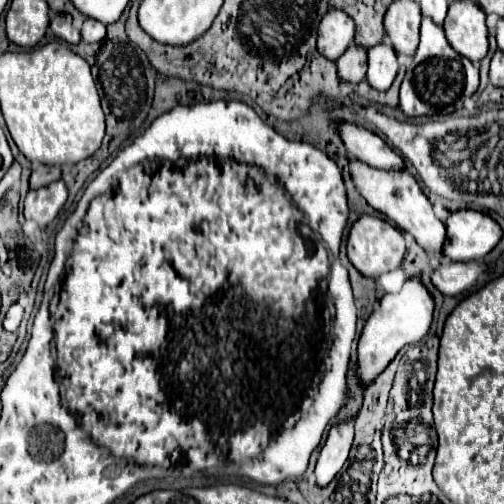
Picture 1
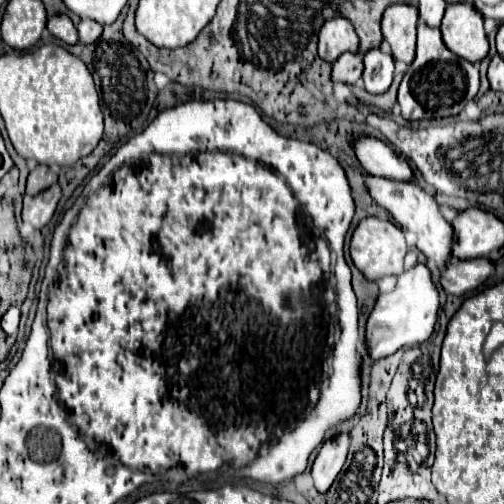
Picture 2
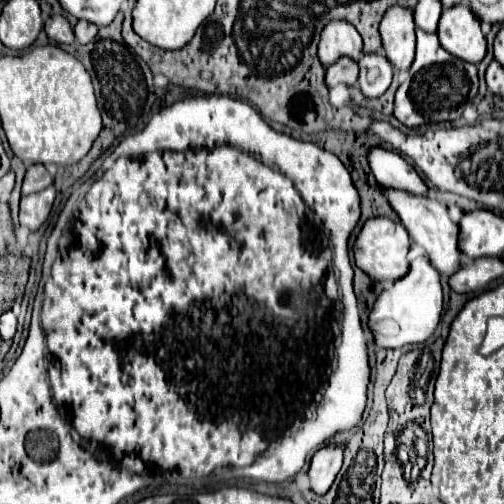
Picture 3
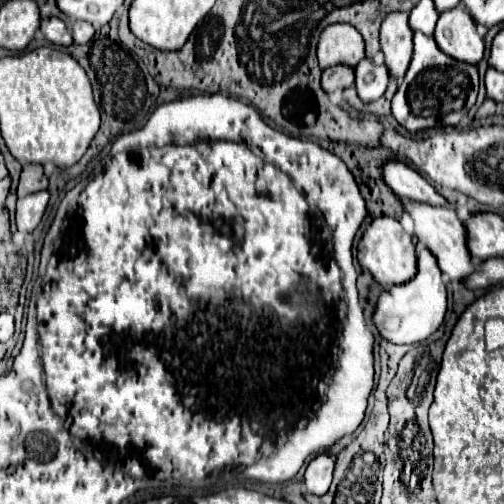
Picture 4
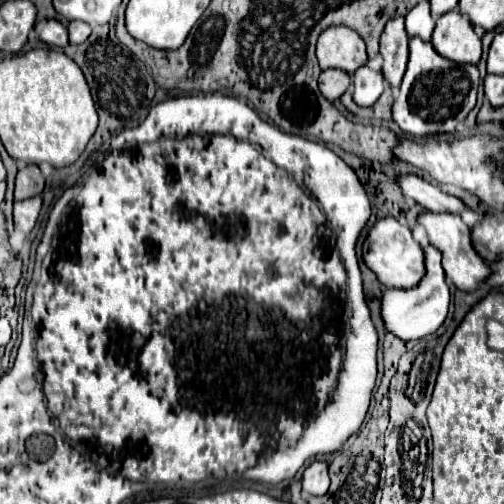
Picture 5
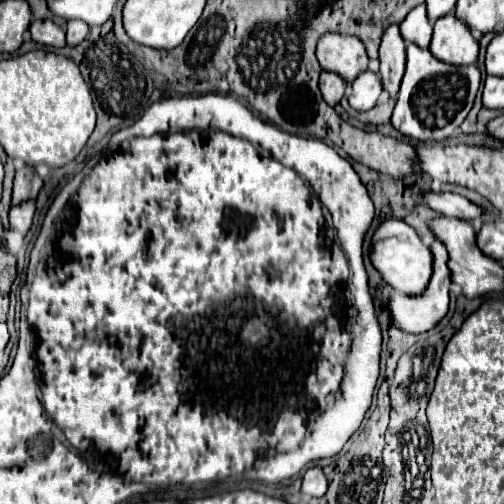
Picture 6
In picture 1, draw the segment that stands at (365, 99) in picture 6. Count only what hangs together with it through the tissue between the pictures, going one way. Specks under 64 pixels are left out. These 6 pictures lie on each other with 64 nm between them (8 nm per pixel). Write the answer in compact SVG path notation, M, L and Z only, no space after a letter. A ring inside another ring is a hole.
M378 44L368 50L366 80L374 90L382 90L382 92L388 90L392 86L396 72L398 72L396 52L390 46Z

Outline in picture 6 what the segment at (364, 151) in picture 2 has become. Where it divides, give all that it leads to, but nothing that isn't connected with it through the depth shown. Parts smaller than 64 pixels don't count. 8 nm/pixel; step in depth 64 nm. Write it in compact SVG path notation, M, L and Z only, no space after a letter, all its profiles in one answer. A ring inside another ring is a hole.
M432 192L428 194L428 204L438 214L448 218L458 218L458 220L478 220L484 214L482 206L452 192Z

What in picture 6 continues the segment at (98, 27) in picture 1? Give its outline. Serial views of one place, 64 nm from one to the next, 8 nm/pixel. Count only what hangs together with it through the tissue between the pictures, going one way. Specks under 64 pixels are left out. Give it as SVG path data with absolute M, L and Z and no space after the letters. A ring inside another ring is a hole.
M68 20L68 24L66 24L66 44L68 46L80 44L86 38L88 30L90 30L90 26L86 22L82 22L82 20Z

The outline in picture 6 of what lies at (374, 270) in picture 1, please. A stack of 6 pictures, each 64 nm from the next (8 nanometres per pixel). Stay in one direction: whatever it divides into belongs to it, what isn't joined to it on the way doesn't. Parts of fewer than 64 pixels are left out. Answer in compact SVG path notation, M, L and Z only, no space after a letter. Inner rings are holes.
M386 220L378 226L372 238L372 264L382 274L384 282L388 282L396 292L408 296L420 296L424 288L428 288L428 280L432 278L432 250L422 244L420 236L412 226L402 220Z

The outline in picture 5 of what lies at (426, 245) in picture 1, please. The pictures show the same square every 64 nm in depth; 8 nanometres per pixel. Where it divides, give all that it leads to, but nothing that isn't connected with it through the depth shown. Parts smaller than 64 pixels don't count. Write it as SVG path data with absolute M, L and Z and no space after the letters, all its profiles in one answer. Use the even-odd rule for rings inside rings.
M426 212L418 218L418 222L426 228L426 234L430 242L442 252L442 266L446 272L446 278L462 292L472 292L478 290L490 276L492 276L492 266L482 260L482 256L472 248L472 230L462 222L460 216L456 214L434 214Z

